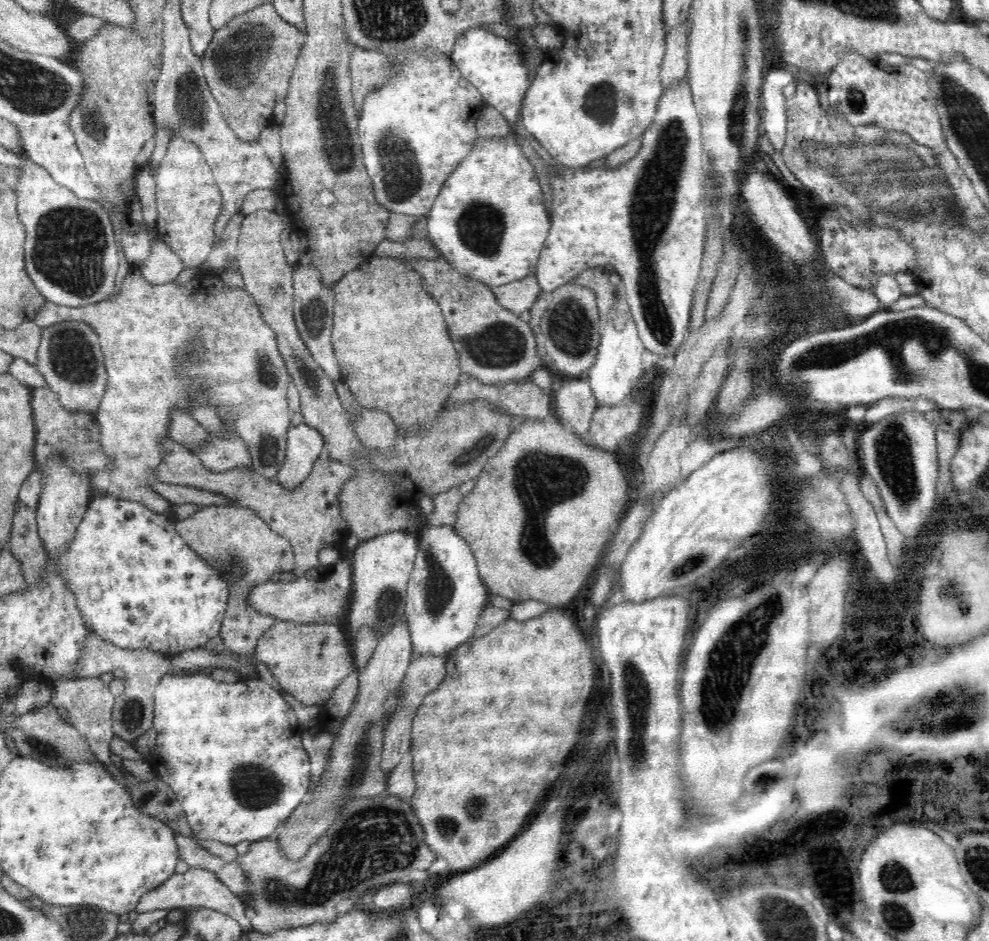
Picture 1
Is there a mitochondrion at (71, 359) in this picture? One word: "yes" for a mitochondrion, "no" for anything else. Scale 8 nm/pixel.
yes

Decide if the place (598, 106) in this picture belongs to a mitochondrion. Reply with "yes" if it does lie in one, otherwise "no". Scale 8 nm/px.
yes

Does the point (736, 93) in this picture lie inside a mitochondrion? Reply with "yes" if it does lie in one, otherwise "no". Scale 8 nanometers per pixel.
yes

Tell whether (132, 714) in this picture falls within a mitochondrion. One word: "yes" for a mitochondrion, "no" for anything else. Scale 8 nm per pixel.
yes

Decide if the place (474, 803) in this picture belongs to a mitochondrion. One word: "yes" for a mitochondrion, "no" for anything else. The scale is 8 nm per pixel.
yes

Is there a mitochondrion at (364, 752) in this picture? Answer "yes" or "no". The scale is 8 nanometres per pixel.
yes

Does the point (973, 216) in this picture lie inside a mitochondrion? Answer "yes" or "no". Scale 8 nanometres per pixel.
yes

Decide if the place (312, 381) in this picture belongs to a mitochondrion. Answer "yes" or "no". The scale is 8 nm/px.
yes

